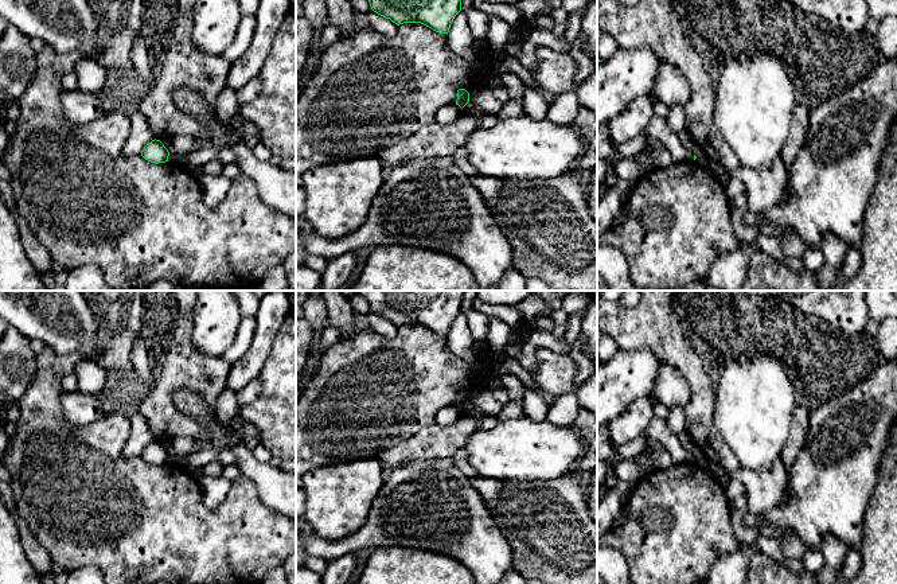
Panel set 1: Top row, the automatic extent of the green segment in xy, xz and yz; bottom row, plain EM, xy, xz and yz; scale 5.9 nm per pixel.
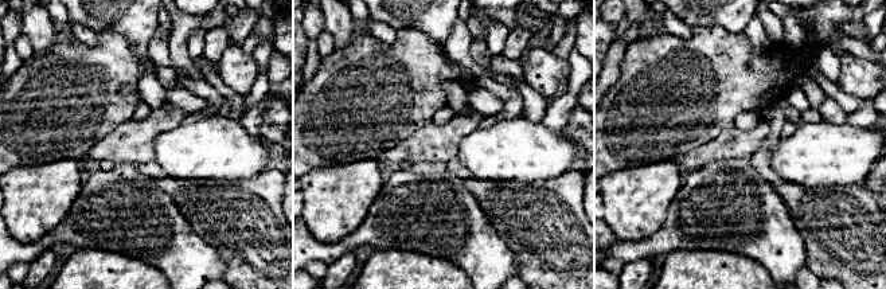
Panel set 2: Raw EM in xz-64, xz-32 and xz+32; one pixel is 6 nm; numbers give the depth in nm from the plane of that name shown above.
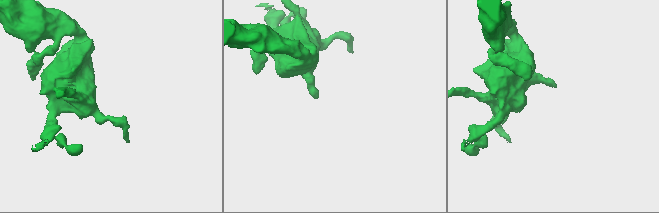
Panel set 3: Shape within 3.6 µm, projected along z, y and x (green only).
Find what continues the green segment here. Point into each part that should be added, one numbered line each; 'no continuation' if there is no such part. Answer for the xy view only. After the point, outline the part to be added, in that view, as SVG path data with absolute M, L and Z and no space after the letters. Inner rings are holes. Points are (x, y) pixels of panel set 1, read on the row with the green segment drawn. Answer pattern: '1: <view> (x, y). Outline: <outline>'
no continuation

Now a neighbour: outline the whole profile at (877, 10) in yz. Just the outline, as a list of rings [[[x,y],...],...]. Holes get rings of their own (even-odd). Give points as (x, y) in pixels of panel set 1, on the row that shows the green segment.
[[[866,0],[869,17],[881,22],[888,16],[897,17],[897,0]]]

